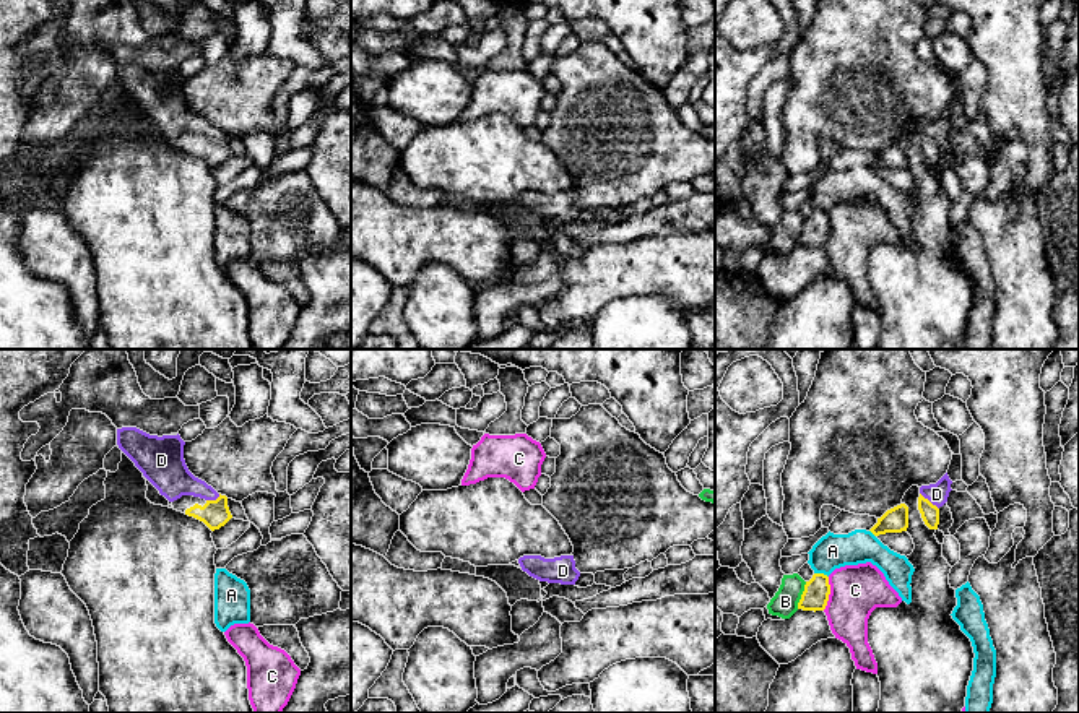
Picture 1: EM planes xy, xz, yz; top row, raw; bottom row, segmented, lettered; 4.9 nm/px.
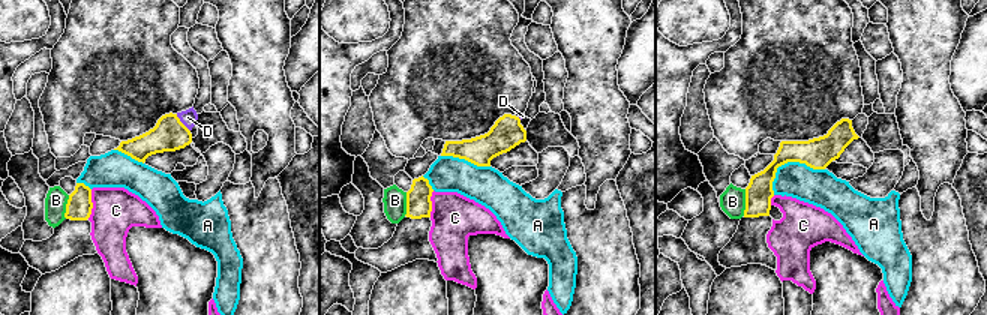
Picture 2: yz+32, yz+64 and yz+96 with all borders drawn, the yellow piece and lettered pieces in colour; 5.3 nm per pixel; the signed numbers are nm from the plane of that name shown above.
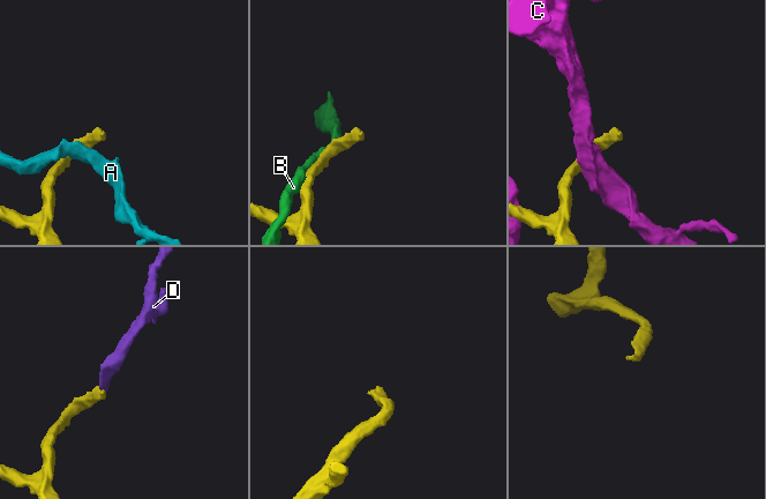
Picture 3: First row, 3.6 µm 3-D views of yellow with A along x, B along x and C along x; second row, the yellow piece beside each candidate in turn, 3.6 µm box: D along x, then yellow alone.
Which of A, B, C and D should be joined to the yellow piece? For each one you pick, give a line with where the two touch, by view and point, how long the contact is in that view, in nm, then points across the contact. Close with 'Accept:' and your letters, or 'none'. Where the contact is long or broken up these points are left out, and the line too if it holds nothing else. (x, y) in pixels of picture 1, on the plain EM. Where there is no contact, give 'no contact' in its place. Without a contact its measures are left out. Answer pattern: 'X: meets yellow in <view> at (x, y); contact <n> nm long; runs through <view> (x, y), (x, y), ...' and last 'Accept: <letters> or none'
D: meets yellow in yz at (928, 137); contact 130 nm long; runs through yz (930, 150), (928, 137), (936, 130)
Accept: D

